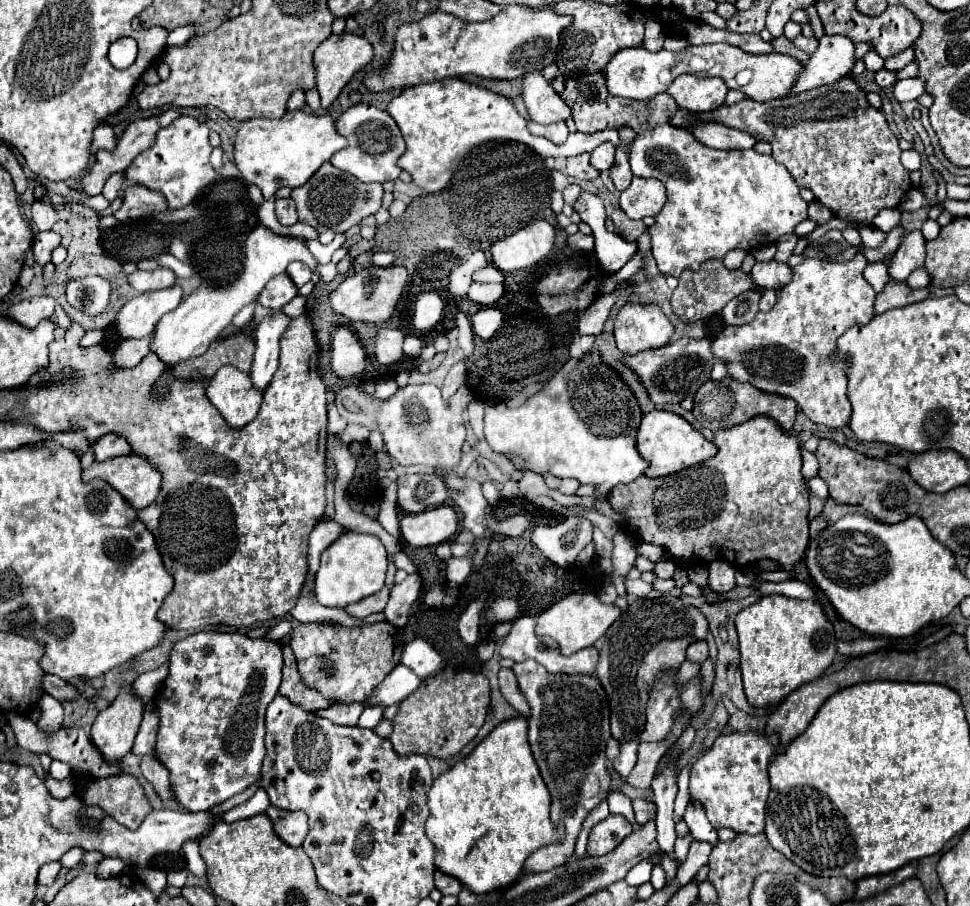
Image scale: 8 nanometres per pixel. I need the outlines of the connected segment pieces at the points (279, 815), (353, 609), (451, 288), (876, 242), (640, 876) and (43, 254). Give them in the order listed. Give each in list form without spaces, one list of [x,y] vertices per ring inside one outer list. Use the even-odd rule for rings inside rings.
[[[268,807],[266,815],[272,819],[276,835],[290,847],[300,847],[308,833],[308,817],[304,811],[284,811]]]
[[[384,587],[382,591],[370,595],[370,597],[366,597],[366,599],[362,599],[362,601],[356,601],[356,603],[346,605],[344,611],[346,611],[348,615],[356,617],[356,619],[364,619],[364,617],[368,617],[368,615],[372,615],[372,613],[384,611],[386,601],[388,601],[388,593],[390,593],[390,591]]]
[[[482,251],[474,252],[467,260],[454,268],[449,275],[448,291],[453,298],[467,294],[472,284],[472,274],[482,265],[488,264],[485,254]]]
[[[862,225],[858,229],[858,233],[860,233],[864,249],[876,249],[876,247],[880,247],[886,241],[886,233],[882,233],[880,229],[876,229],[872,225]]]
[[[638,863],[636,867],[632,867],[626,875],[626,883],[632,885],[632,887],[640,887],[644,883],[650,881],[650,871],[652,867],[644,867],[644,863]]]
[[[40,231],[34,235],[34,245],[32,245],[32,251],[34,251],[34,257],[40,265],[46,265],[50,261],[50,253],[54,247],[60,245],[60,235],[52,233],[52,231]]]

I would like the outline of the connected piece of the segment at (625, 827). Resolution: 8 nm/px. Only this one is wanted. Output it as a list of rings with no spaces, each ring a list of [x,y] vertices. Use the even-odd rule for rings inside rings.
[[[608,815],[604,821],[596,823],[588,837],[588,855],[606,855],[616,849],[630,833],[632,823],[622,815]]]

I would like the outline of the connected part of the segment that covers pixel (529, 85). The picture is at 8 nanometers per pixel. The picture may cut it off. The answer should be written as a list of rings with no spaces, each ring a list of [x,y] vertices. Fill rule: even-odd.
[[[540,71],[522,77],[522,99],[530,119],[536,123],[556,123],[572,117],[568,105],[558,97],[552,85],[548,85]]]

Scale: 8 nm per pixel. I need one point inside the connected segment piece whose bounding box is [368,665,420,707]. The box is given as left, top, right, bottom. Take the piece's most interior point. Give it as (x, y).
(402, 681)

